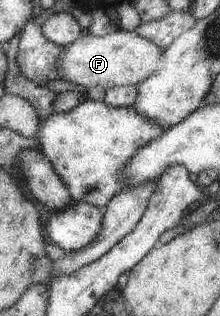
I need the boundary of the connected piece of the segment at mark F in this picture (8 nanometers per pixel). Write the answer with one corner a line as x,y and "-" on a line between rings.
115,29
103,37
82,35
73,43
64,45
59,53
59,59
55,61
55,73
59,75
59,79
83,85
86,89
101,86
106,90
117,86
136,85
157,71
161,55
161,47
143,39
135,31

